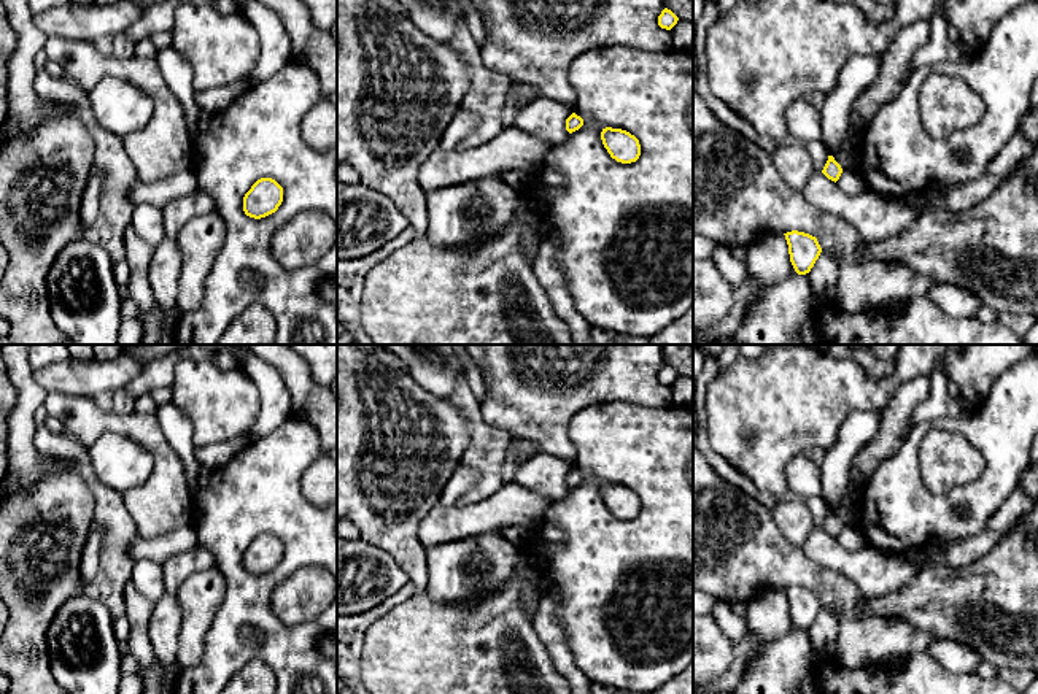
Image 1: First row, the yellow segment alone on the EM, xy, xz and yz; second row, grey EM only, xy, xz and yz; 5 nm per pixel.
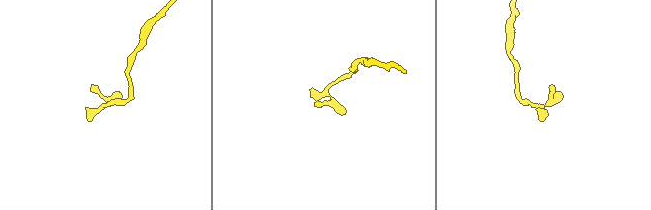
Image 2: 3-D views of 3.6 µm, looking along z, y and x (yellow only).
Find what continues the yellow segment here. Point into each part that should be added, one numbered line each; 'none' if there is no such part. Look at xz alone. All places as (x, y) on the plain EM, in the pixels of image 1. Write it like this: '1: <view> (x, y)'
none

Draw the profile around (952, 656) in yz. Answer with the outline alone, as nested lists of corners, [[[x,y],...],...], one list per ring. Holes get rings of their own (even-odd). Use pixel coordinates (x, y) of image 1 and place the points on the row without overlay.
[[[936,640],[925,651],[951,673],[968,673],[982,661],[976,651],[955,640]]]

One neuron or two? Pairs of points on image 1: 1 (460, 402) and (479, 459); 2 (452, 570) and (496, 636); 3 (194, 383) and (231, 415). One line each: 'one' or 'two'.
1: one
2: two
3: one

